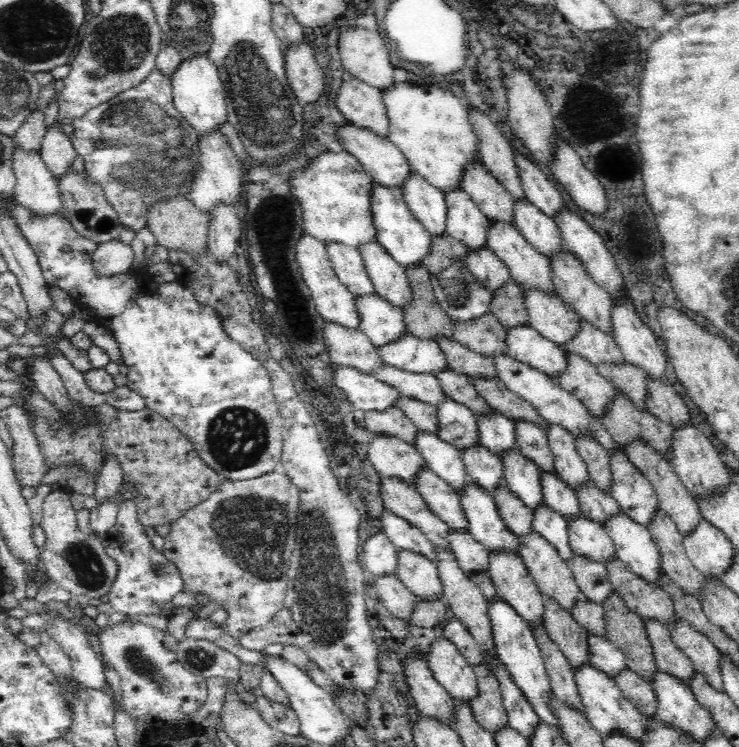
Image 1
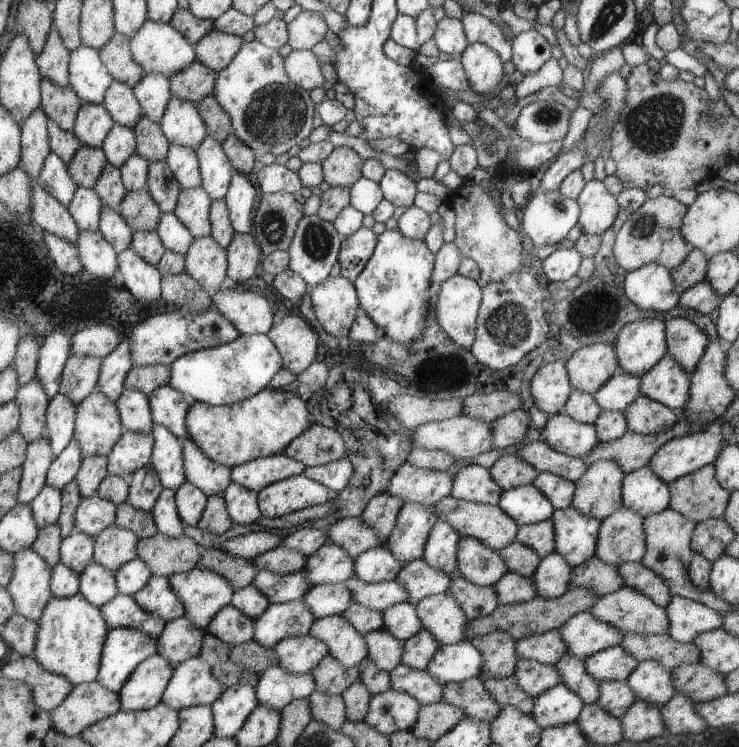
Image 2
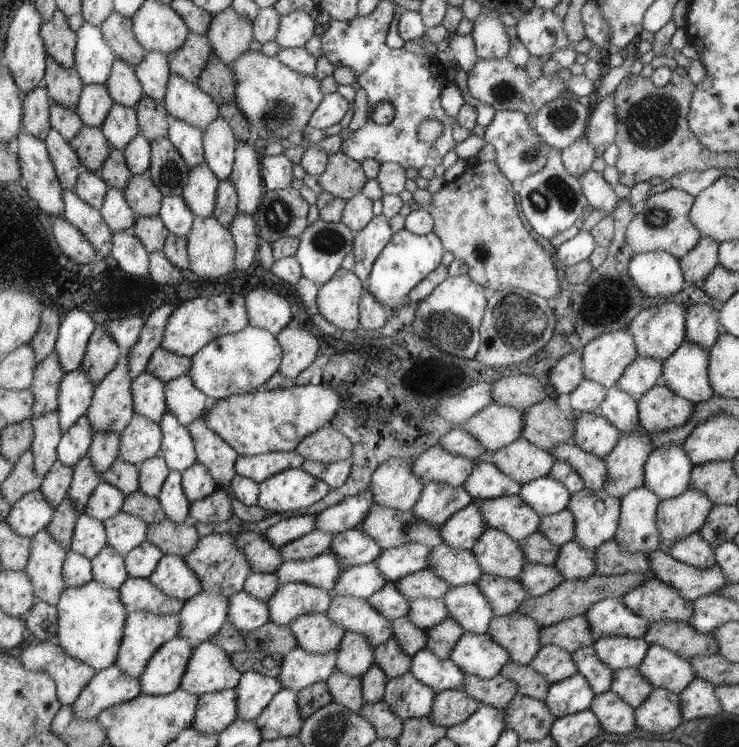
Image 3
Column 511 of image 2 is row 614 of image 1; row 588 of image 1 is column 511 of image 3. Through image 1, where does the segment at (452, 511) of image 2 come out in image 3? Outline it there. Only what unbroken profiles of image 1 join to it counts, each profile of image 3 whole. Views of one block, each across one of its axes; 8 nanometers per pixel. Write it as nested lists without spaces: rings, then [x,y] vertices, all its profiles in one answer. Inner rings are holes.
[[[518,495],[501,496],[477,503],[487,528],[506,533],[517,543],[538,530],[542,516],[532,510]]]

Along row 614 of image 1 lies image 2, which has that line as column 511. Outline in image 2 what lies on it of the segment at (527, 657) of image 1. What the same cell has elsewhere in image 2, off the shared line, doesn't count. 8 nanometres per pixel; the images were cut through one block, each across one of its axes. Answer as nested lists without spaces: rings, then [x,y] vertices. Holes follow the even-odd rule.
[[[533,484],[504,491],[497,505],[519,526],[547,521],[556,510]]]

